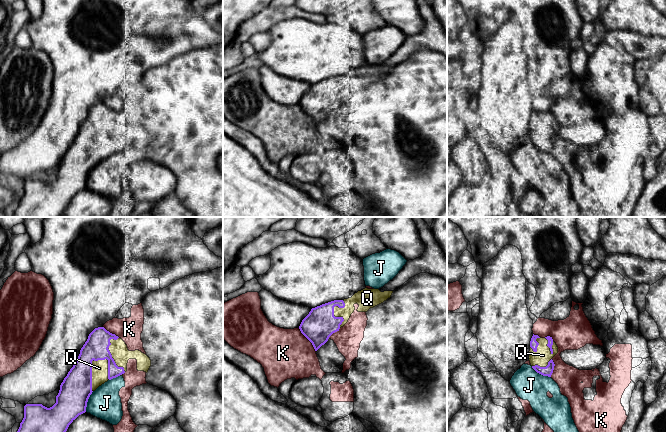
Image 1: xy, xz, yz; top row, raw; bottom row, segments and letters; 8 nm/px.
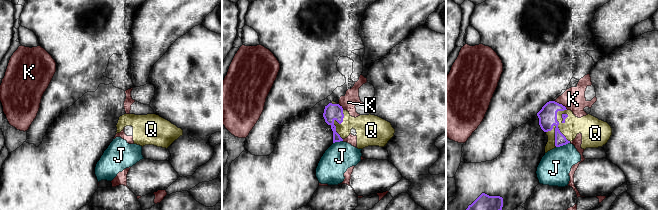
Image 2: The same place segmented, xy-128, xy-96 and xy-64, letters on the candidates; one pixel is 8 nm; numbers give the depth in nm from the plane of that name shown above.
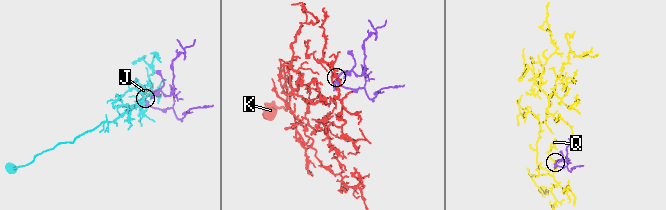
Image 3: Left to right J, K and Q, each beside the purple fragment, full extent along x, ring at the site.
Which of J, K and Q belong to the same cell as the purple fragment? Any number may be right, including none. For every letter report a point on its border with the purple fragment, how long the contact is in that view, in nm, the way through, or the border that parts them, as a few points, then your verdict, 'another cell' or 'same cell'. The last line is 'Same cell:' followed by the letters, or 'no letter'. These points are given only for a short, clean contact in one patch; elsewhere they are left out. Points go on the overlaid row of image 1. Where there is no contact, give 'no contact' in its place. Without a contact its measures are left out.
J: xy (87, 401) | 180 nm | another cell
K: xz (308, 339) | 240 nm | another cell
Q: xy (91, 369) | 300 nm | same cell
Same cell: Q

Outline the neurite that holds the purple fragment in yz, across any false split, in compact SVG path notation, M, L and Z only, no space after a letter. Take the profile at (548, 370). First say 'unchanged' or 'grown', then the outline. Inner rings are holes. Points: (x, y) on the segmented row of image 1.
grown | M533 334L530 341L529 361L537 373L551 377L555 366L552 358L557 353L558 347L552 337L541 338Z

